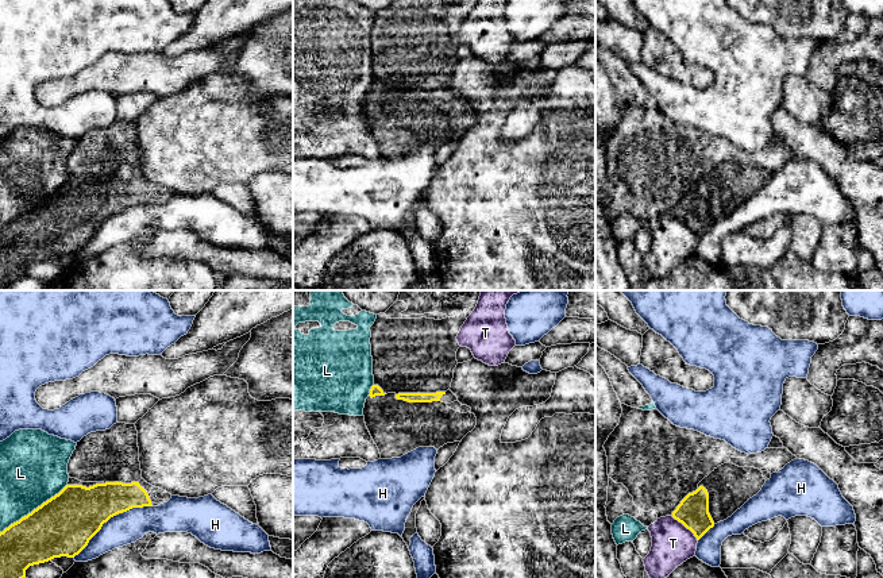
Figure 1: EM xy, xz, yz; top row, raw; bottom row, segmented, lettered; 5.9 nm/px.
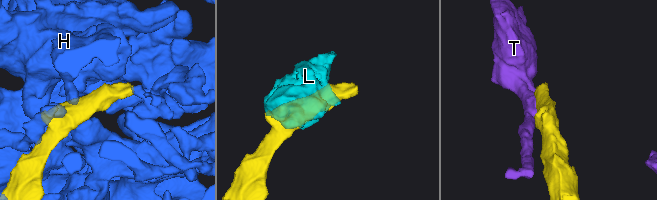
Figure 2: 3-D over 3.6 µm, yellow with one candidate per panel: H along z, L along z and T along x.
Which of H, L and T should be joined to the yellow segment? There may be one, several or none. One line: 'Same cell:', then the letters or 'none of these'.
Same cell: none of these

